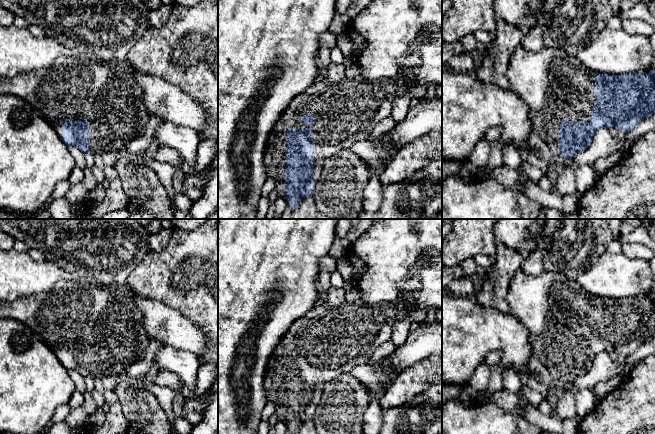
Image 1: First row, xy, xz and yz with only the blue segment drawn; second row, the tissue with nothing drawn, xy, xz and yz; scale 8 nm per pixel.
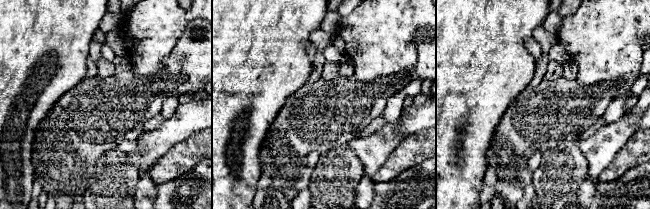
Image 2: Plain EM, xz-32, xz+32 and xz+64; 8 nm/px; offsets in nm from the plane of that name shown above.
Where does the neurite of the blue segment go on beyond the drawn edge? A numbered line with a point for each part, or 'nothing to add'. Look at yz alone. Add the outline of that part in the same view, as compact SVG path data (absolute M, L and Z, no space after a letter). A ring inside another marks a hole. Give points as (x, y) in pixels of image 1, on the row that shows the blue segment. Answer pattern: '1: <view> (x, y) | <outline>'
1: yz (556, 86) | M519 46L509 61L507 79L510 89L528 105L529 116L539 137L556 156L559 156L561 122L568 119L574 125L576 121L591 120L591 108L597 103L595 72L562 49L544 46L532 52Z

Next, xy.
1: xy (105, 94) | M60 57L55 63L40 70L22 72L12 78L0 77L0 96L10 94L24 99L38 110L41 116L62 138L63 121L90 122L90 153L118 151L126 147L134 138L143 134L150 118L143 103L142 91L134 80L134 66L126 58L102 63L74 57Z

